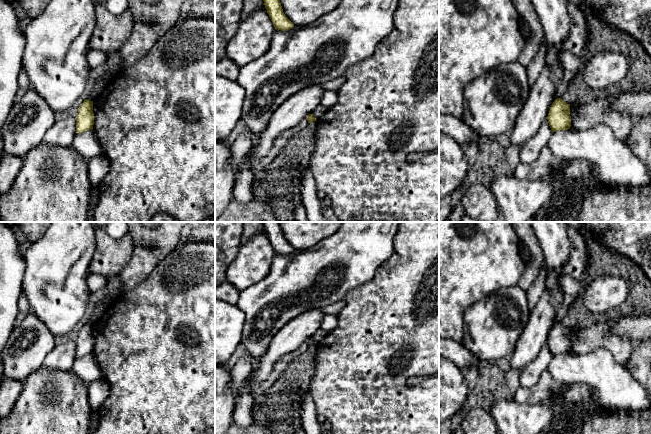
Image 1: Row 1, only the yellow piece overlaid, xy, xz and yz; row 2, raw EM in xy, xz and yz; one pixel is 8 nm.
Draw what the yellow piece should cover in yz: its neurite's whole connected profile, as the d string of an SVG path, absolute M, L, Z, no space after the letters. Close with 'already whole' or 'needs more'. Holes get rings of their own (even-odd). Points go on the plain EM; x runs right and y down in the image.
M557 322L550 331L547 344L552 356L570 353L570 329Z; already whole

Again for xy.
M85 323L78 332L76 344L76 357L92 354L94 349L93 325Z; already whole

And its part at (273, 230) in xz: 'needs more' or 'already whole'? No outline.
already whole

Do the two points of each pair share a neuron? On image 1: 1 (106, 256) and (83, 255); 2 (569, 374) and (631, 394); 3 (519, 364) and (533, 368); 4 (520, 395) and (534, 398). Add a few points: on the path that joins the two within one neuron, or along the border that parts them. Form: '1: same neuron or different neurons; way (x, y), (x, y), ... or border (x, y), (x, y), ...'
1: different neurons; border (95, 232), (95, 250), (88, 273)
2: same neuron; way (584, 374), (605, 374), (616, 385)
3: different neurons; border (540, 348), (537, 356), (518, 371)
4: same neuron; way (523, 396), (531, 396)

